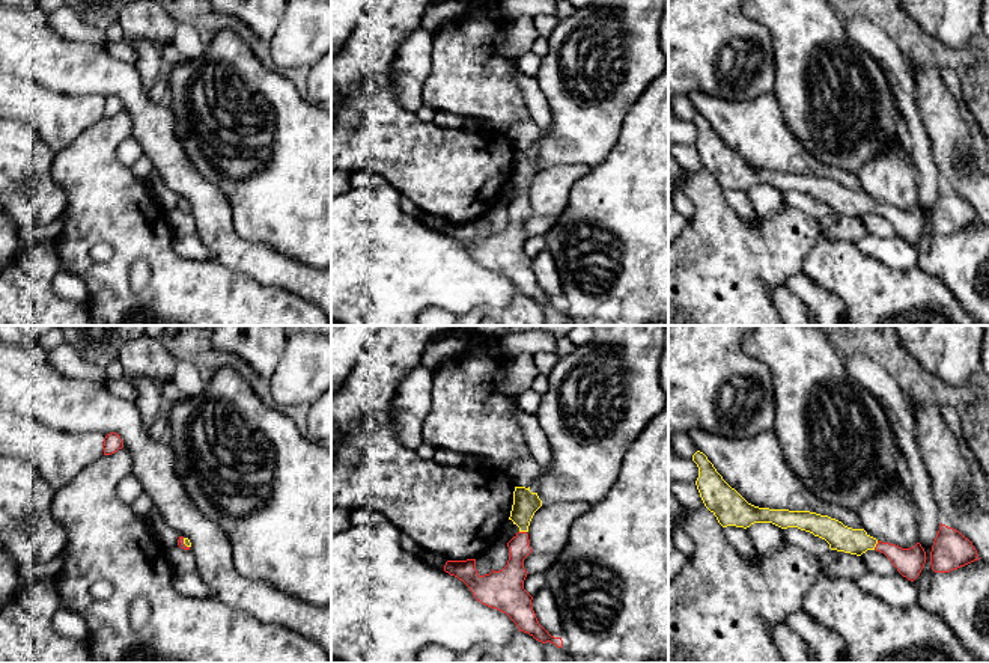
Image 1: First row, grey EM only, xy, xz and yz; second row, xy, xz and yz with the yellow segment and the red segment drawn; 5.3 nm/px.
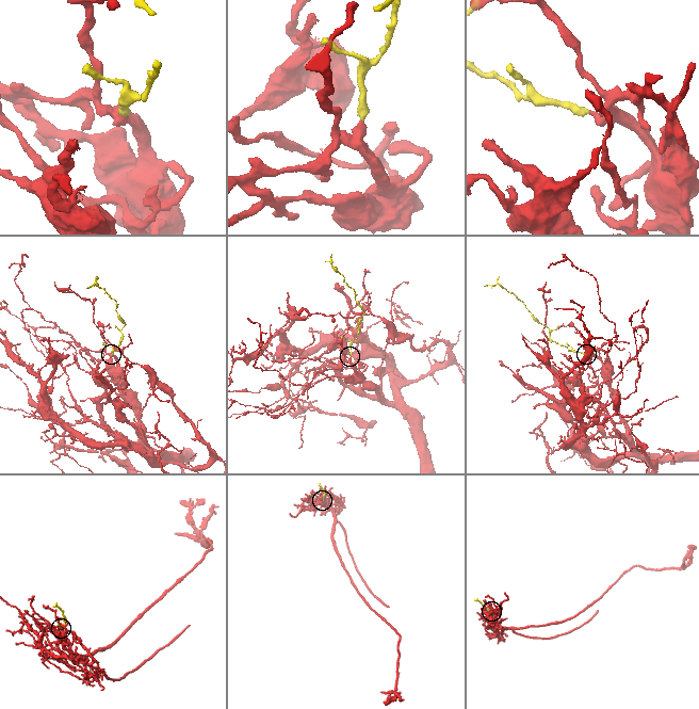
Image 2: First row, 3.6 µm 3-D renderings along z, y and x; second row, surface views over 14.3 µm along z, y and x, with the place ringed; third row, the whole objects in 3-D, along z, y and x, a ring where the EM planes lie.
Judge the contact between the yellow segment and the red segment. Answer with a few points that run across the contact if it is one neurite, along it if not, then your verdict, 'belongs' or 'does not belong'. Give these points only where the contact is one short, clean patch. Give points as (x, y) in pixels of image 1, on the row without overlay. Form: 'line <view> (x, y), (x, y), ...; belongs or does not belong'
line yz (842, 201), (875, 208), (885, 210), (909, 225); belongs

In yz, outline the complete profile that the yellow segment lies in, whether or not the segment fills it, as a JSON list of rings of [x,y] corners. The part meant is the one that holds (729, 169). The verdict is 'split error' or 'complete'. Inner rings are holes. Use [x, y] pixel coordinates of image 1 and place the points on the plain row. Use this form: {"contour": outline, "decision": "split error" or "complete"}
{"contour": [[[697,113],[692,124],[698,130],[695,143],[704,169],[717,179],[723,190],[750,190],[754,185],[772,185],[781,191],[798,190],[825,202],[831,212],[861,218],[867,212],[884,215],[897,234],[914,244],[926,226],[926,214],[920,205],[911,211],[882,205],[870,199],[864,191],[852,191],[828,178],[810,173],[789,173],[759,170],[748,166],[717,134],[708,119]]], "decision": "split error"}

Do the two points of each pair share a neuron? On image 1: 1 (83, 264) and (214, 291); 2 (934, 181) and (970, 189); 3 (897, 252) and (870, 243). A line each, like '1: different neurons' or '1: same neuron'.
1: same neuron
2: different neurons
3: same neuron

